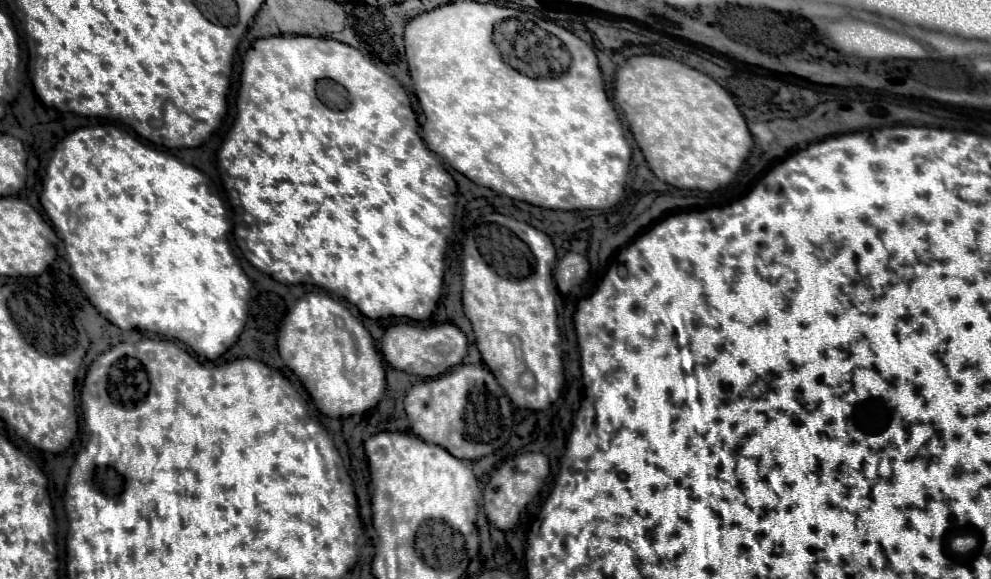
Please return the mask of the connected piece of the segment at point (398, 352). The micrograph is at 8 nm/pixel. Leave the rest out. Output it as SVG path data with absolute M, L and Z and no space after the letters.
M437 323L429 327L393 325L385 331L381 339L381 351L385 355L385 361L395 369L401 369L419 377L437 377L463 361L463 357L467 355L467 337L453 323Z

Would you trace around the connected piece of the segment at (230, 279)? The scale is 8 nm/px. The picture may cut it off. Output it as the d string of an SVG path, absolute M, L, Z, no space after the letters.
M113 124L81 127L69 133L65 139L61 139L55 147L55 153L49 161L46 175L43 180L41 193L41 205L51 219L52 227L58 237L65 243L65 258L71 265L72 276L77 286L85 294L91 305L113 325L119 329L139 329L139 331L153 331L159 335L165 335L168 340L173 340L184 351L187 351L198 360L217 360L223 355L243 331L247 321L247 297L251 291L251 282L238 260L233 255L228 237L232 230L231 221L227 217L228 210L223 201L211 191L211 179L203 175L201 171L182 161L177 161L173 155L157 151L152 146L141 143L133 135L129 135L125 129L119 129Z

